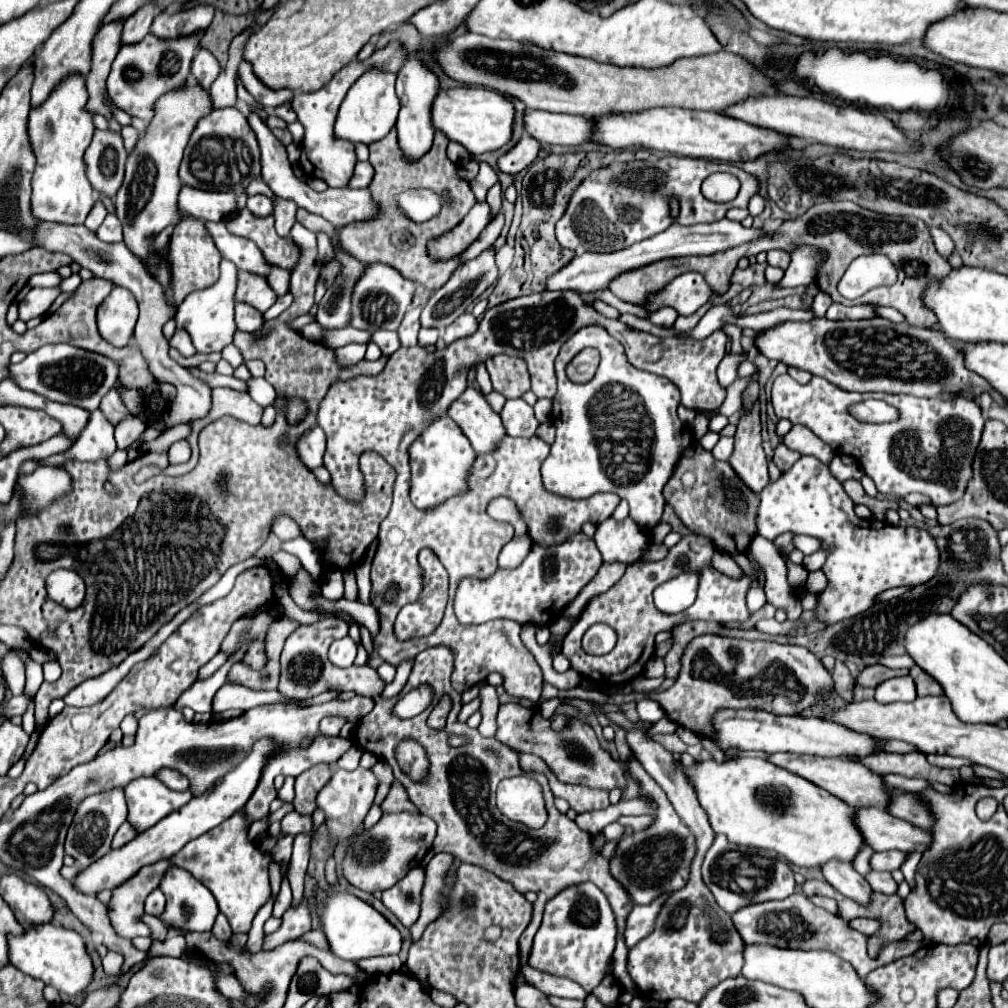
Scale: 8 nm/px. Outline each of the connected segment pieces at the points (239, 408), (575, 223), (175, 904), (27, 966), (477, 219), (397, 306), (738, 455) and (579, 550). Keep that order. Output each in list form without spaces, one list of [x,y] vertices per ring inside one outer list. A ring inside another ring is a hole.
[[[230,388],[212,390],[212,412],[204,420],[192,422],[192,434],[188,438],[188,442],[192,446],[190,468],[194,468],[198,462],[196,460],[196,456],[198,456],[198,434],[204,426],[208,426],[210,422],[216,422],[218,418],[224,418],[224,416],[230,416],[234,420],[256,426],[256,424],[260,424],[262,414],[264,414],[264,408],[258,406],[246,392],[236,392]]]
[[[676,156],[614,162],[610,166],[594,170],[576,186],[564,216],[556,222],[556,238],[560,246],[574,252],[616,252],[652,238],[672,224],[672,218],[668,216],[668,196],[676,196],[680,200],[682,208],[678,222],[682,226],[692,226],[722,220],[726,216],[726,210],[730,208],[746,208],[756,192],[756,178],[734,164],[716,164],[708,160]],[[714,172],[730,172],[740,178],[742,188],[732,202],[718,204],[702,196],[700,186],[704,178]]]
[[[170,868],[160,884],[160,890],[166,896],[166,908],[158,918],[168,928],[182,930],[182,932],[206,932],[212,928],[212,924],[218,916],[218,904],[216,904],[212,892],[202,882],[198,882],[192,874],[188,874],[186,870],[180,870],[180,868]]]
[[[52,922],[26,928],[24,934],[20,936],[8,934],[8,960],[12,966],[22,970],[24,974],[38,978],[44,984],[54,986],[56,990],[66,994],[84,992],[88,984],[92,982],[92,974],[94,974],[92,960],[86,954],[82,936],[64,926],[54,926]]]
[[[478,202],[472,206],[472,210],[466,214],[466,218],[454,228],[448,230],[450,234],[438,236],[428,242],[428,254],[434,260],[450,260],[454,256],[460,256],[486,228],[490,220],[490,208],[486,202]]]
[[[370,264],[364,276],[358,280],[354,294],[352,294],[352,326],[366,332],[376,330],[398,330],[406,308],[412,302],[416,284],[412,280],[402,278],[398,270],[384,266],[384,264]]]
[[[758,402],[750,412],[744,412],[744,416],[740,418],[734,436],[734,452],[728,458],[728,462],[732,470],[736,470],[738,478],[742,478],[742,482],[756,494],[760,494],[762,488],[770,482],[766,456],[762,450],[762,438],[760,438]]]
[[[584,532],[570,536],[562,544],[532,544],[528,556],[518,568],[498,568],[490,578],[462,578],[454,598],[454,614],[462,624],[482,624],[488,620],[514,620],[520,626],[550,626],[562,610],[580,594],[580,590],[598,574],[602,556],[594,540]]]

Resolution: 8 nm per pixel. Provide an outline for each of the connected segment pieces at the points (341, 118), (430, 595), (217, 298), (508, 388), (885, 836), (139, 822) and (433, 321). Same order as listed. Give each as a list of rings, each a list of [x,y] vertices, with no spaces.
[[[368,70],[366,74],[362,74],[362,78],[358,78],[358,82],[352,86],[344,102],[340,104],[336,126],[334,126],[338,138],[350,142],[362,142],[366,146],[384,138],[394,128],[400,108],[398,96],[394,92],[394,82],[396,82],[396,74],[388,74],[380,70]]]
[[[422,550],[418,556],[418,564],[422,568],[422,594],[418,596],[418,602],[406,604],[394,624],[394,634],[400,640],[408,640],[414,636],[426,636],[432,634],[436,630],[436,626],[442,622],[444,616],[444,608],[446,608],[446,600],[448,600],[448,574],[444,570],[444,566],[438,562],[438,558],[430,552],[430,550]]]
[[[222,260],[220,264],[220,278],[214,286],[206,290],[192,292],[176,312],[176,326],[188,330],[192,344],[199,353],[222,352],[224,346],[232,344],[236,322],[234,322],[234,292],[238,282],[238,268],[230,260]]]
[[[494,356],[488,360],[488,374],[494,390],[506,398],[520,398],[530,390],[530,374],[526,362],[514,356]]]
[[[868,806],[854,810],[854,826],[858,826],[864,842],[876,852],[924,852],[930,846],[930,832],[890,816],[882,808]]]
[[[142,776],[138,780],[132,780],[124,788],[124,792],[128,802],[128,824],[136,832],[148,830],[194,796],[190,788],[184,792],[174,792],[154,776]]]
[[[484,250],[478,258],[462,264],[460,268],[454,270],[454,274],[450,276],[450,280],[432,294],[432,298],[428,300],[428,304],[422,310],[420,316],[420,324],[422,328],[446,328],[448,324],[452,324],[460,314],[466,312],[466,308],[470,304],[474,304],[478,300],[478,296],[490,286],[494,284],[498,278],[498,268],[494,262],[494,252],[492,250]]]

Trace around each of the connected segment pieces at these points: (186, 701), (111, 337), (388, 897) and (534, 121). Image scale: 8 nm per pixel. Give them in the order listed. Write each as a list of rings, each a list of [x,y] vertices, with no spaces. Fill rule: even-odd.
[[[246,646],[242,647],[231,659],[225,662],[222,668],[218,668],[212,676],[208,676],[208,678],[204,678],[204,680],[196,680],[194,686],[192,686],[192,690],[186,690],[186,692],[178,698],[178,702],[174,704],[174,708],[182,710],[184,706],[188,706],[188,708],[192,708],[194,712],[210,712],[212,698],[214,698],[214,694],[226,684],[226,676],[228,676],[230,666],[239,662],[243,658],[246,650]]]
[[[114,288],[98,306],[98,330],[106,342],[122,348],[130,342],[138,320],[138,304],[130,290]]]
[[[412,868],[398,884],[382,892],[384,906],[406,926],[410,928],[420,914],[420,892],[424,886],[424,868]]]
[[[542,110],[524,112],[524,130],[540,144],[564,144],[578,146],[590,142],[592,124],[584,116],[552,114]]]

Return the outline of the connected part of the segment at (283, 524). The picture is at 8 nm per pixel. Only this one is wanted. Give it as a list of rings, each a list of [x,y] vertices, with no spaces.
[[[276,514],[270,528],[272,528],[272,532],[274,532],[280,540],[292,540],[292,538],[296,538],[296,536],[302,536],[298,524],[296,524],[290,516],[286,516],[286,514]]]

